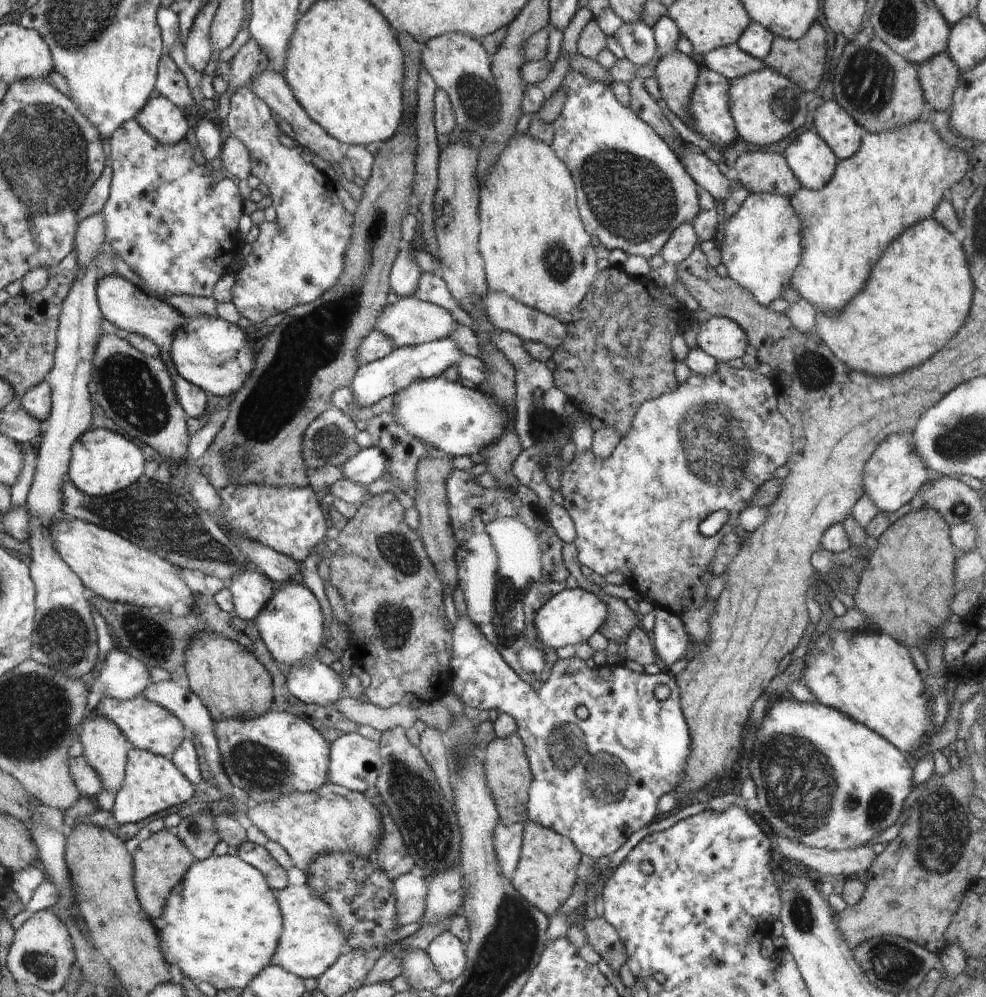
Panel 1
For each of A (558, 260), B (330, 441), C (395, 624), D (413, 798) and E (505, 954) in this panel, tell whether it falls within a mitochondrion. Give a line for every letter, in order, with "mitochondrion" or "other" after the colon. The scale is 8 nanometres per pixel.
A: mitochondrion
B: mitochondrion
C: mitochondrion
D: mitochondrion
E: mitochondrion

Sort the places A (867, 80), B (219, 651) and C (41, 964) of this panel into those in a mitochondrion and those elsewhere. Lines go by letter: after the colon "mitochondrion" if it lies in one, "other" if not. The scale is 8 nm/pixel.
A: mitochondrion
B: other
C: mitochondrion

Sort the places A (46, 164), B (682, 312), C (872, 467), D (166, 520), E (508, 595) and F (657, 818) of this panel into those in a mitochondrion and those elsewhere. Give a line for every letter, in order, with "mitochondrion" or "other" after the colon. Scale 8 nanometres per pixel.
A: mitochondrion
B: other
C: other
D: mitochondrion
E: mitochondrion
F: other

